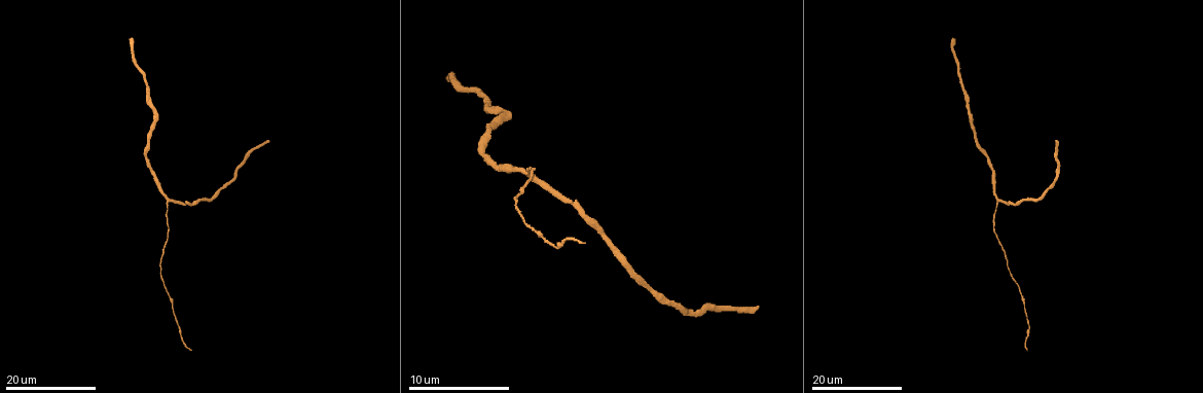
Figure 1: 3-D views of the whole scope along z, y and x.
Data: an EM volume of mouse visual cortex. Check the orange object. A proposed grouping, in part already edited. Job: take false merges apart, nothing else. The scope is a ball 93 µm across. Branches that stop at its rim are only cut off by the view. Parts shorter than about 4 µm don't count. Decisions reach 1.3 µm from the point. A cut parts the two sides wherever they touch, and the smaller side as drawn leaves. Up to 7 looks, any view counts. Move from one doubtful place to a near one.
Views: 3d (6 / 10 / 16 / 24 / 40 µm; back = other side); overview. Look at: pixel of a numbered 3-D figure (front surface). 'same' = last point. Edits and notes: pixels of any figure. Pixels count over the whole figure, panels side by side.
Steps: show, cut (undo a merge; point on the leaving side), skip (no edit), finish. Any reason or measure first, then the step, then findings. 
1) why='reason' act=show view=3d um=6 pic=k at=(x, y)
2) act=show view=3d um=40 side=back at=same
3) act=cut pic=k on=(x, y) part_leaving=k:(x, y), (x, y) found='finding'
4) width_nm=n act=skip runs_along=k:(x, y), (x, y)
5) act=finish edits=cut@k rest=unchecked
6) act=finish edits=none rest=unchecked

why='a fork' act=show view=3d um=24 pic=1 at=(998, 202)

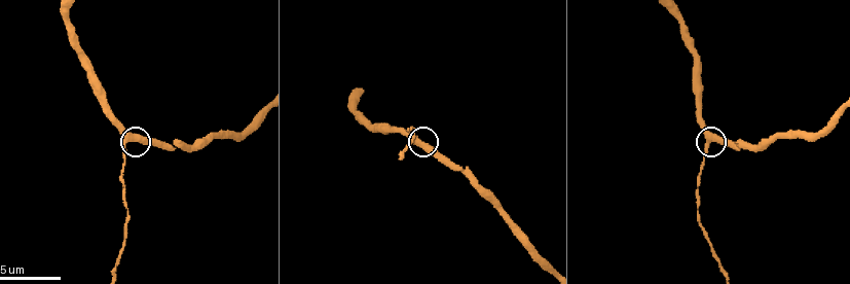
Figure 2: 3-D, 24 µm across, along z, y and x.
act=show view=3d um=6 pic=2 at=(710, 137)

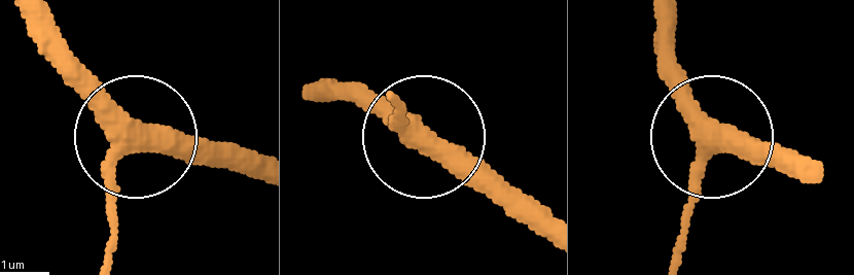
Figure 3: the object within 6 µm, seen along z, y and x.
width_nm=400 act=skip runs_along=3:(682, 66), (682, 99), (703, 132), (788, 148) found='all the same neuron'

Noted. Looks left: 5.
why='sudden change in width' act=show view=3d um=24 pic=1 at=(172, 302)

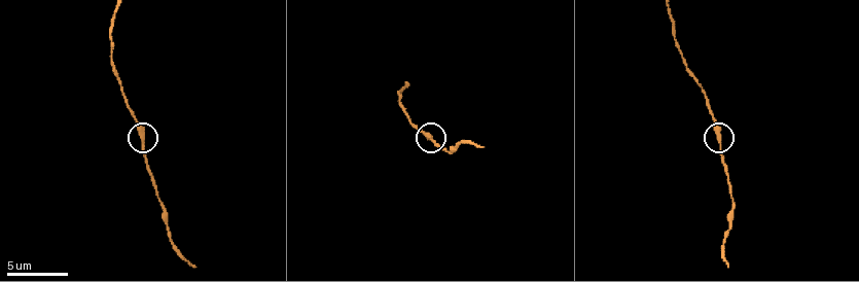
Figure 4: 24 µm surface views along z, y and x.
act=show view=3d um=10 pic=4 at=(717, 139)

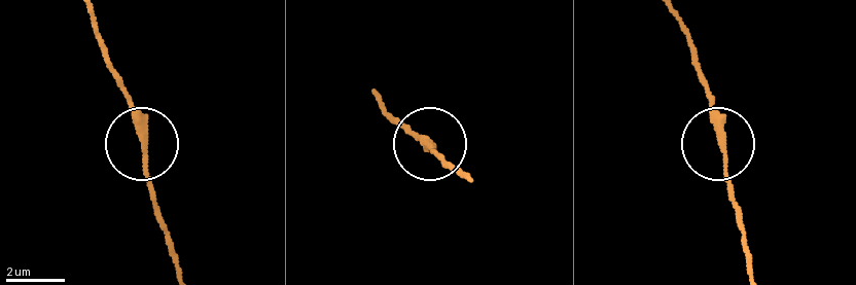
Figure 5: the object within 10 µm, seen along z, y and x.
act=skip found='all the same neuron'

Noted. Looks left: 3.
why='sudden change in width' act=show view=3d um=10 pic=4 at=(164, 206)

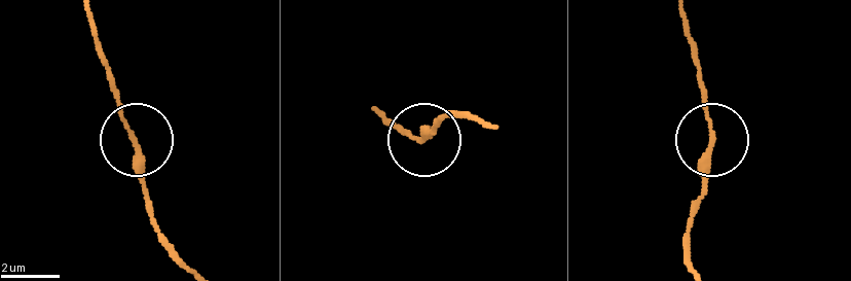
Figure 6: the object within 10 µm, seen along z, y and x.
act=skip runs_along=6:(88, 14), (120, 117), (138, 147), (145, 211) found='continuous, no second neuron'

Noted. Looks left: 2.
why='thin neck' act=show view=3d um=24 pic=1 at=(465, 88)

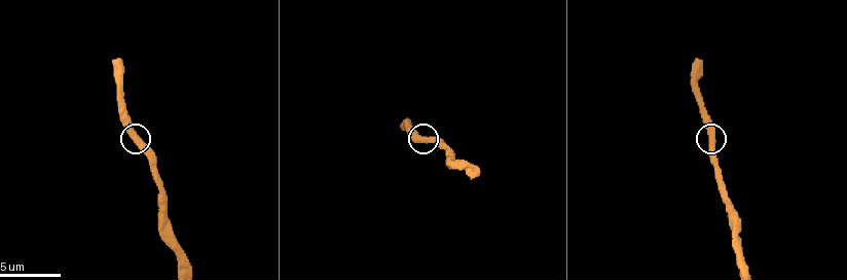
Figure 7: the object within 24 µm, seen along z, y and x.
why='closer look' act=show view=3d um=6 pic=7 at=(712, 137)

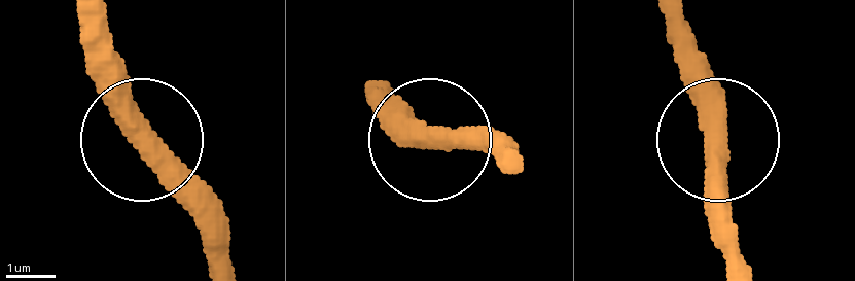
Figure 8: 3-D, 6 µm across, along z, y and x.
act=skip runs_along=8:(739, 259), (714, 88), (681, 42) found='continuous, no second neuron'

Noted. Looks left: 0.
act=finish edits=none rest=unchecked

